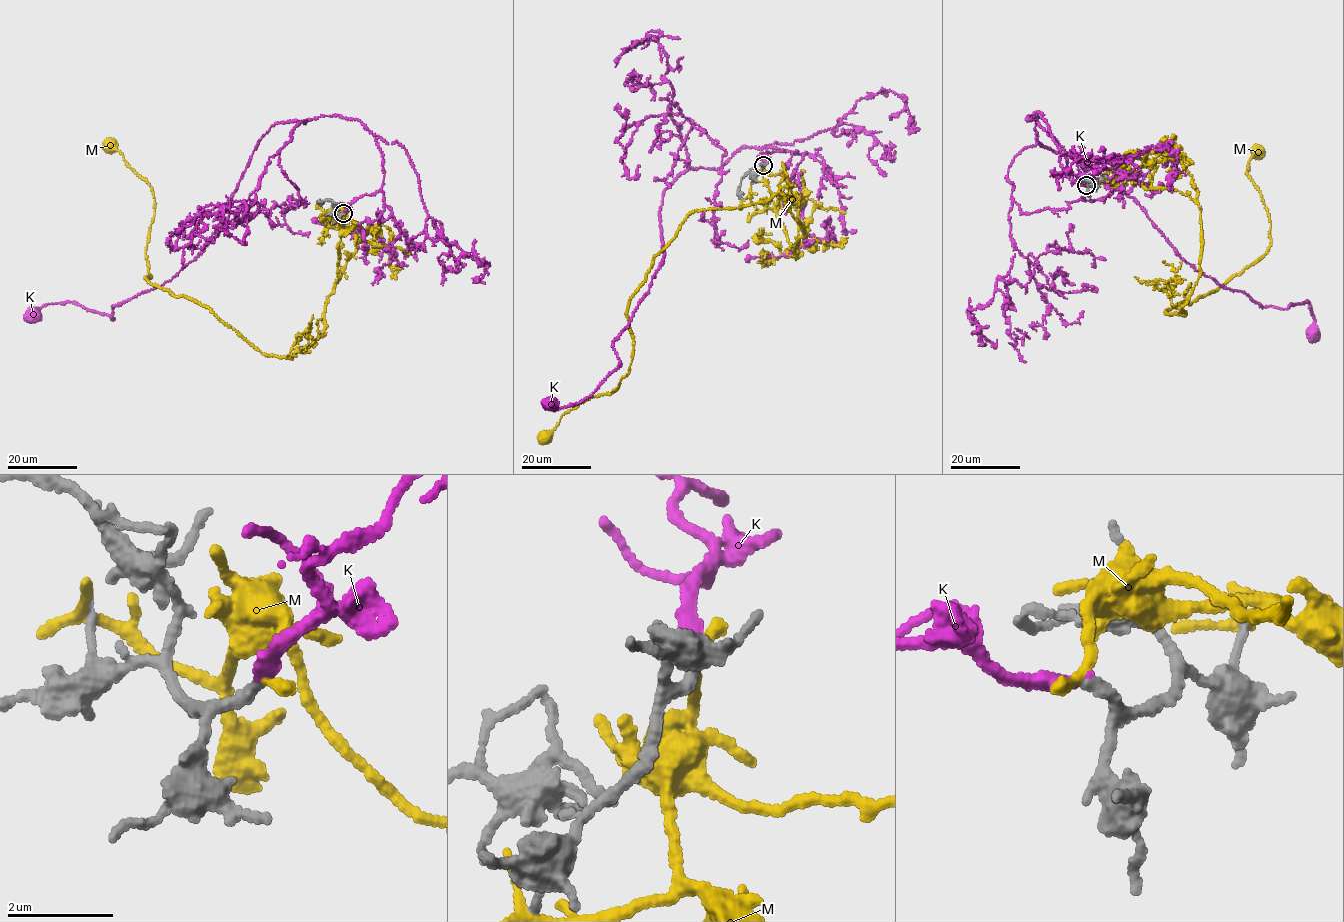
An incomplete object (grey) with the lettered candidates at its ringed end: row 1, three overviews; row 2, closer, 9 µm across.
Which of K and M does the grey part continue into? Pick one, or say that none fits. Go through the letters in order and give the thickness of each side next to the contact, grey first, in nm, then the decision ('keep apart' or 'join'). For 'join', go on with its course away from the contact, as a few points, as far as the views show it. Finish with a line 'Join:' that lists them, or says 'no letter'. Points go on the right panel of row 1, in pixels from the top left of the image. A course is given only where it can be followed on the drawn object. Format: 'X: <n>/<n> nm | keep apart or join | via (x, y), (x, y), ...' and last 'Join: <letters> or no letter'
K: 170/260 nm | join | via (1086, 185), (1026, 118), (1037, 116), (1039, 144), (1135, 198), (1197, 270), (1263, 307), (1308, 301), (1314, 334)
M: 220/240 nm | keep apart
Join: K

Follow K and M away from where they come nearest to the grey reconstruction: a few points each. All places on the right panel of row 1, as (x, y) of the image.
K: (1086, 185), (1026, 118), (1037, 116), (1039, 144), (1135, 198), (1197, 270), (1263, 307), (1308, 301), (1314, 334)
M: (1085, 185), (1127, 176), (1198, 205), (1183, 316), (1164, 311), (1266, 252), (1246, 172), (1258, 153)

